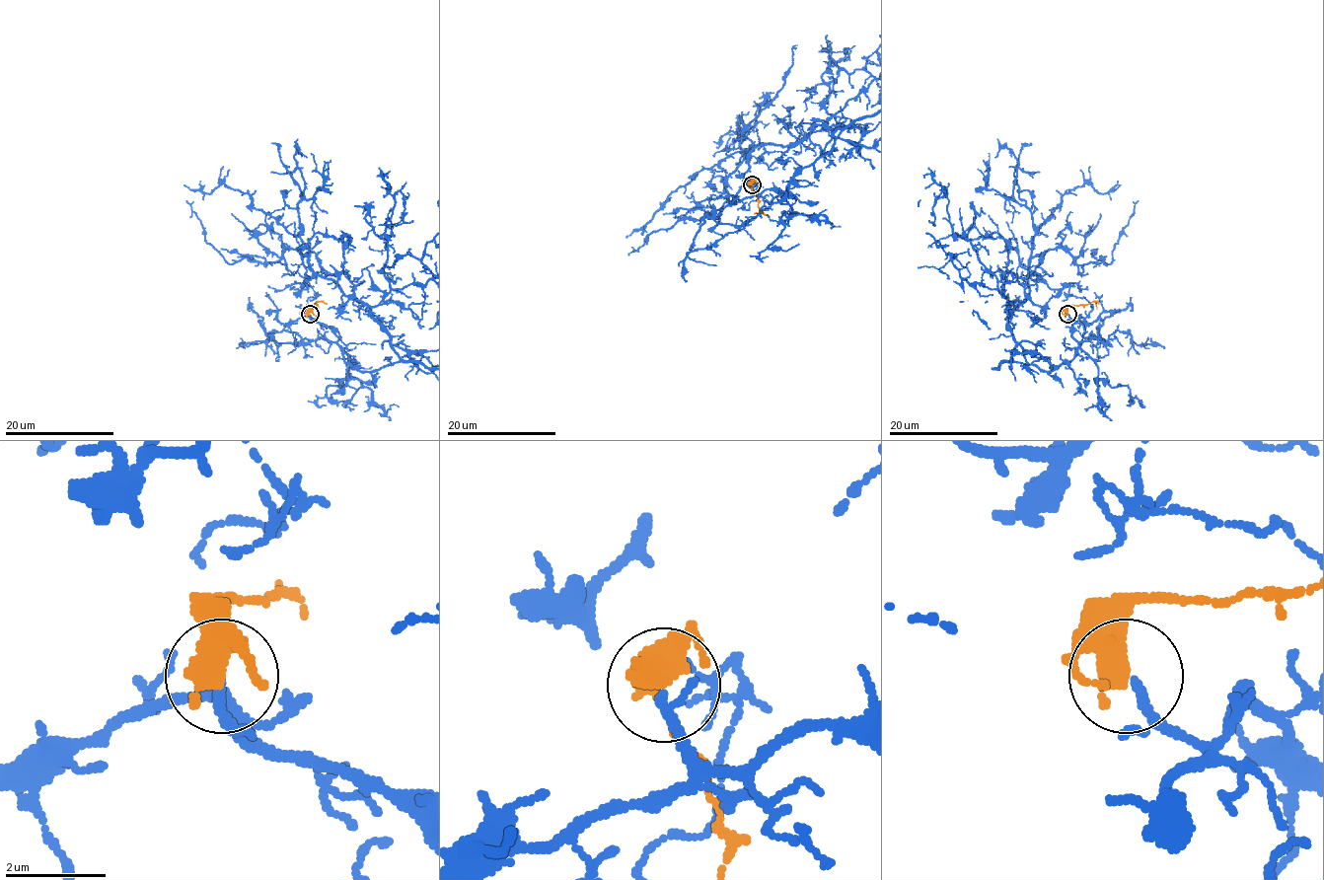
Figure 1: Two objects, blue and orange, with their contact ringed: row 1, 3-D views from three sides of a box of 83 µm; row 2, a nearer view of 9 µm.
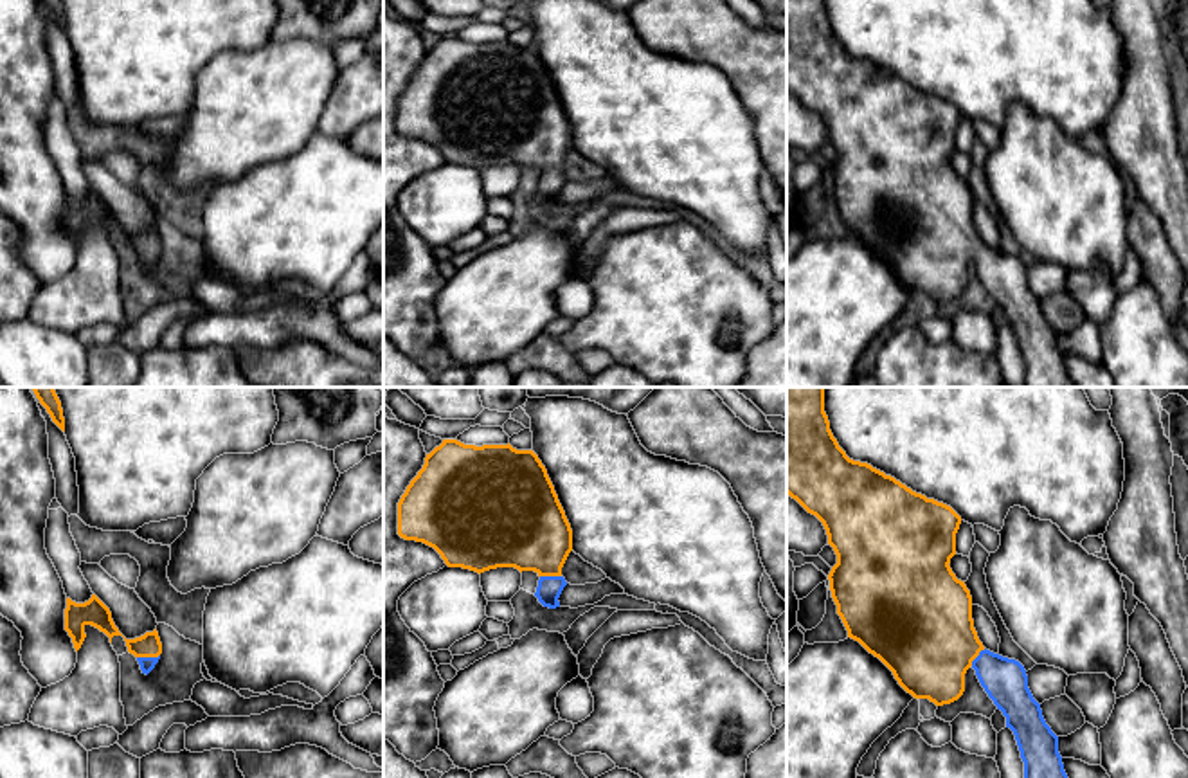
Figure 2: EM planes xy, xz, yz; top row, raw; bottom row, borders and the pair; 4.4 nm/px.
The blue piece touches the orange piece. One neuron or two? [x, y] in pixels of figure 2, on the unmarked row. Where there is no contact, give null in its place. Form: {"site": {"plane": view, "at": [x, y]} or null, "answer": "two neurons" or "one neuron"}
{"site": {"plane": "xy", "at": [148, 254]}, "answer": "one neuron"}

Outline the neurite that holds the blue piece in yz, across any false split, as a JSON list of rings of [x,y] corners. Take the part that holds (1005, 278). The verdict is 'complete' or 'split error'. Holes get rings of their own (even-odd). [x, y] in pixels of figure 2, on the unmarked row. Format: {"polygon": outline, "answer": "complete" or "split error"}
{"polygon": [[[787,0],[787,90],[823,119],[828,140],[837,151],[828,176],[848,234],[878,254],[907,290],[936,303],[963,292],[965,270],[972,263],[988,294],[1006,313],[1006,324],[1015,331],[1024,358],[1024,387],[1076,387],[1064,367],[1058,333],[1046,321],[1040,301],[1028,285],[1024,263],[986,247],[977,234],[970,187],[949,162],[956,151],[961,113],[950,103],[913,88],[871,61],[850,56],[830,27],[824,0]]], "answer": "split error"}

